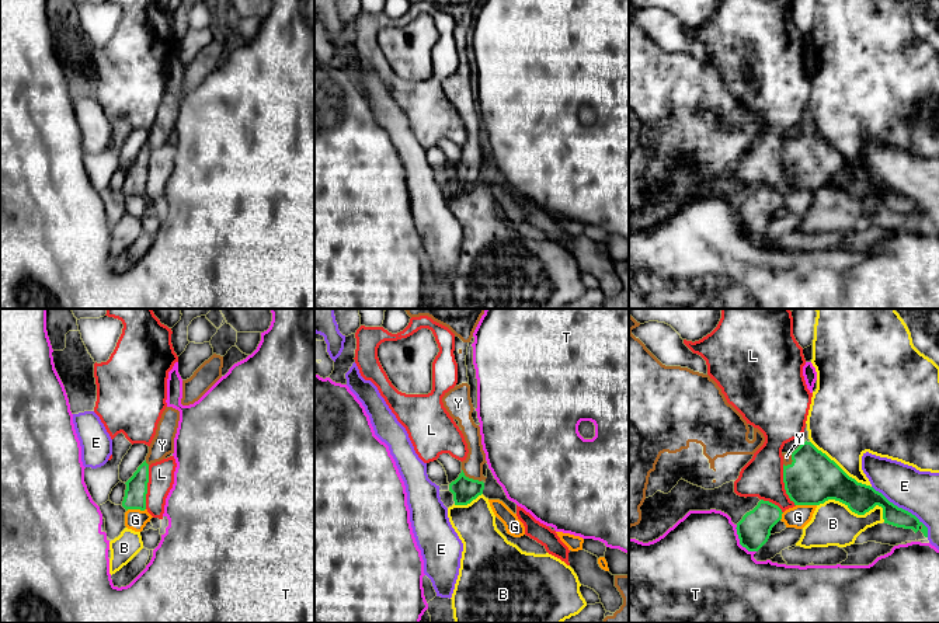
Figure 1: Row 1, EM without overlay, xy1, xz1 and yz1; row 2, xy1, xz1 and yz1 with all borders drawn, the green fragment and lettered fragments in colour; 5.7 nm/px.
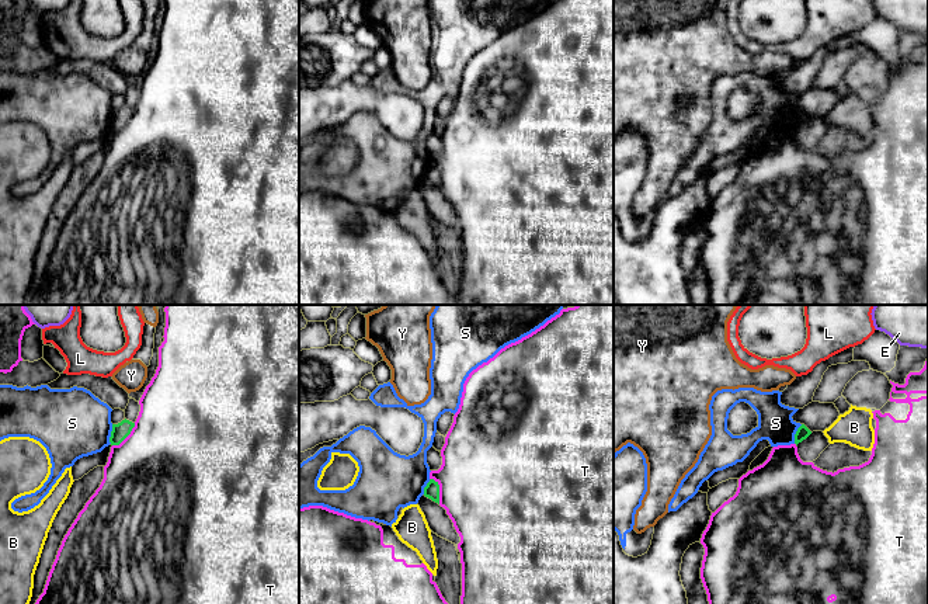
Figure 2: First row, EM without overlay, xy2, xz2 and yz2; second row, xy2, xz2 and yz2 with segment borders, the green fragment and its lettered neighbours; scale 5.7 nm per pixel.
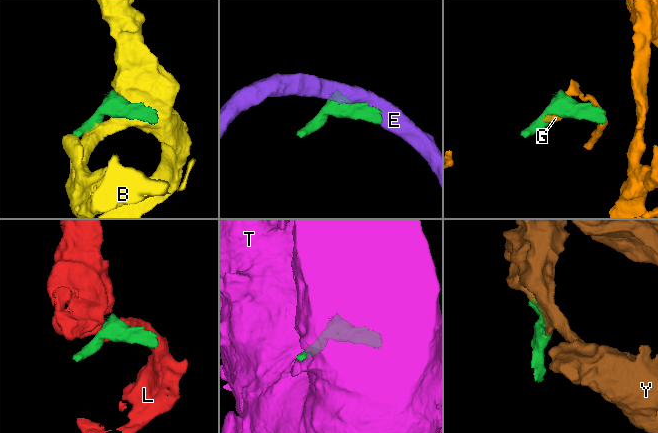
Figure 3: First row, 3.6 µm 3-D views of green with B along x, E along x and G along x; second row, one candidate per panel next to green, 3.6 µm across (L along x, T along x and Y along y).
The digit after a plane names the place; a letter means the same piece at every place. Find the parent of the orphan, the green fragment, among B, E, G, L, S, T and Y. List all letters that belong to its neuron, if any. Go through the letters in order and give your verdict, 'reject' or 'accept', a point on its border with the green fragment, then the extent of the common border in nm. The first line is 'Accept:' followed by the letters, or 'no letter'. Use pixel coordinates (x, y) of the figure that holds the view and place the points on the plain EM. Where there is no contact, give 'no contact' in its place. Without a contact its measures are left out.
Accept: Y
B: reject; meets green in yz1 at (856, 198); contact 400 nm long
E: reject; meets green in yz1 at (904, 195); contact 440 nm long
G: reject; meets green in yz1 at (806, 190); contact 120 nm long
L: reject; meets green in xy1 at (146, 173); contact 240 nm long
S: reject; meets green in xy2 at (111, 120); contact 110 nm long
T: reject; meets green in yz1 at (740, 228); contact 200 nm long
Y: accept; meets green in xz1 at (470, 164); contact 130 nm long

